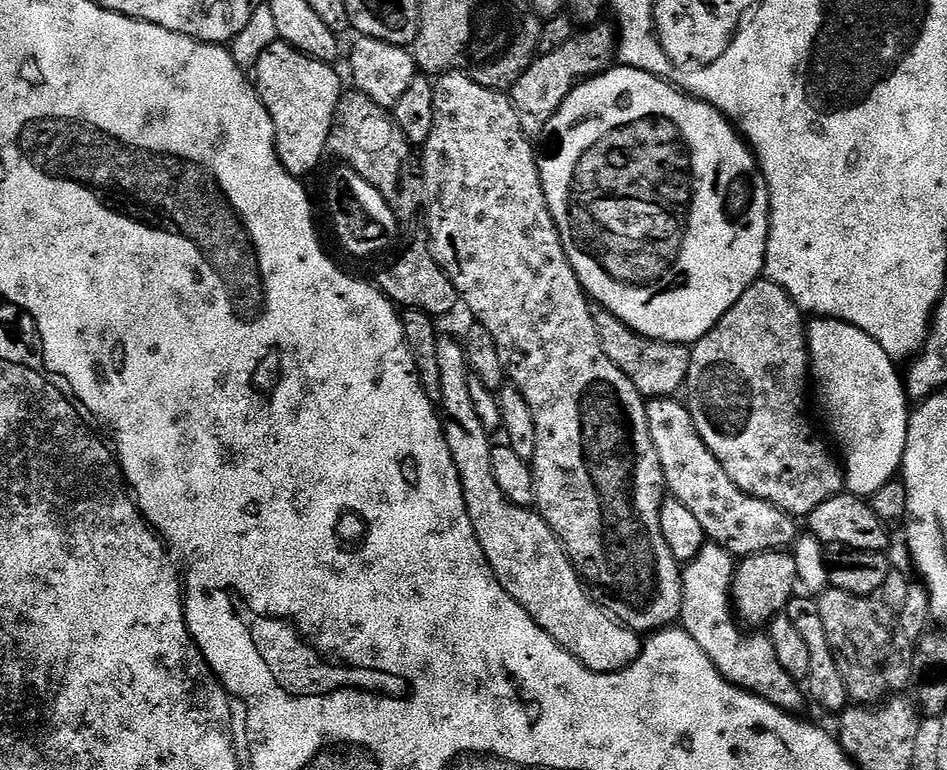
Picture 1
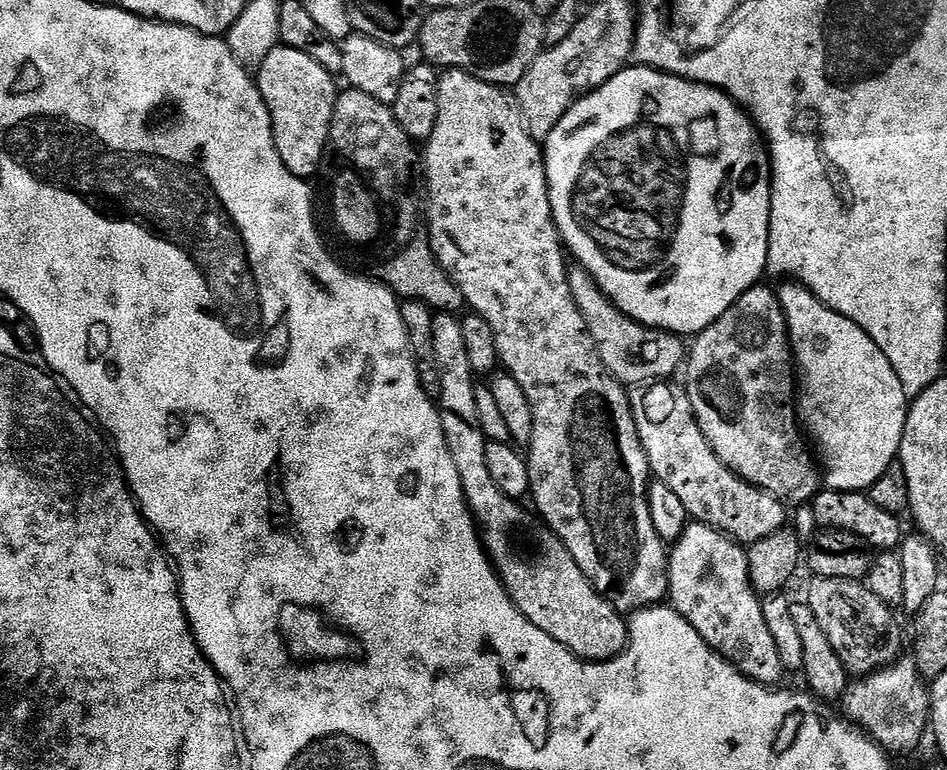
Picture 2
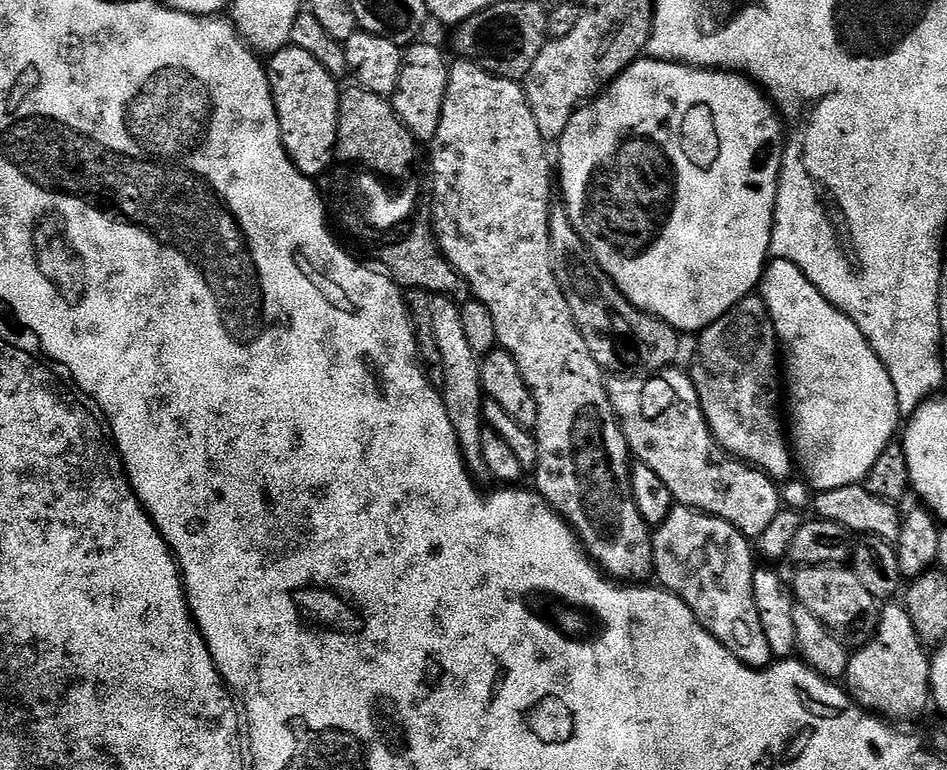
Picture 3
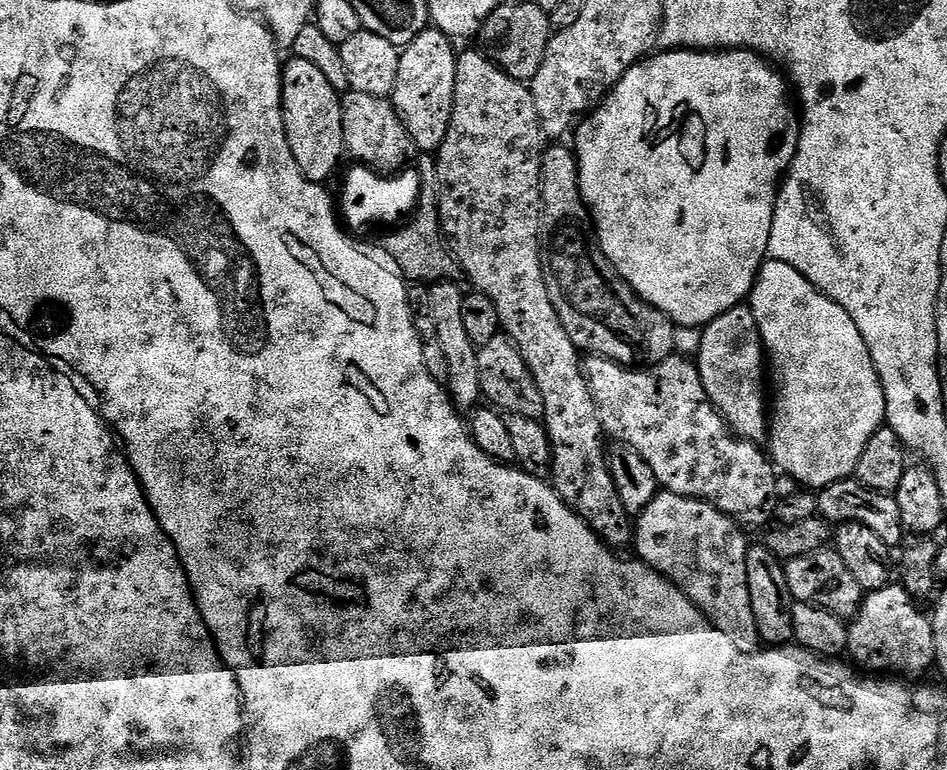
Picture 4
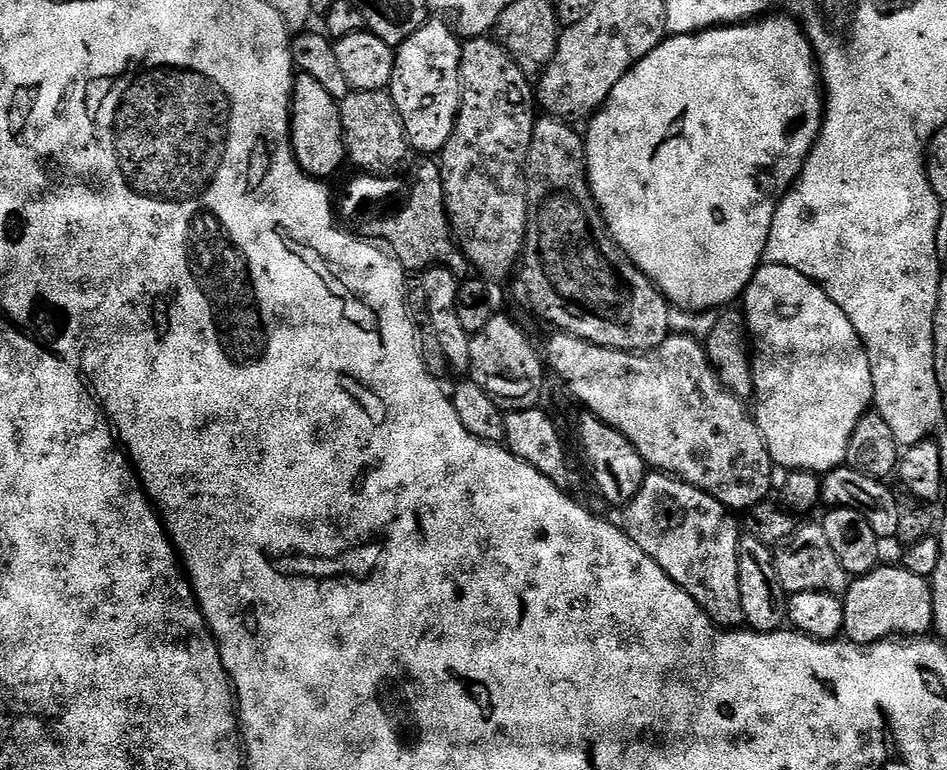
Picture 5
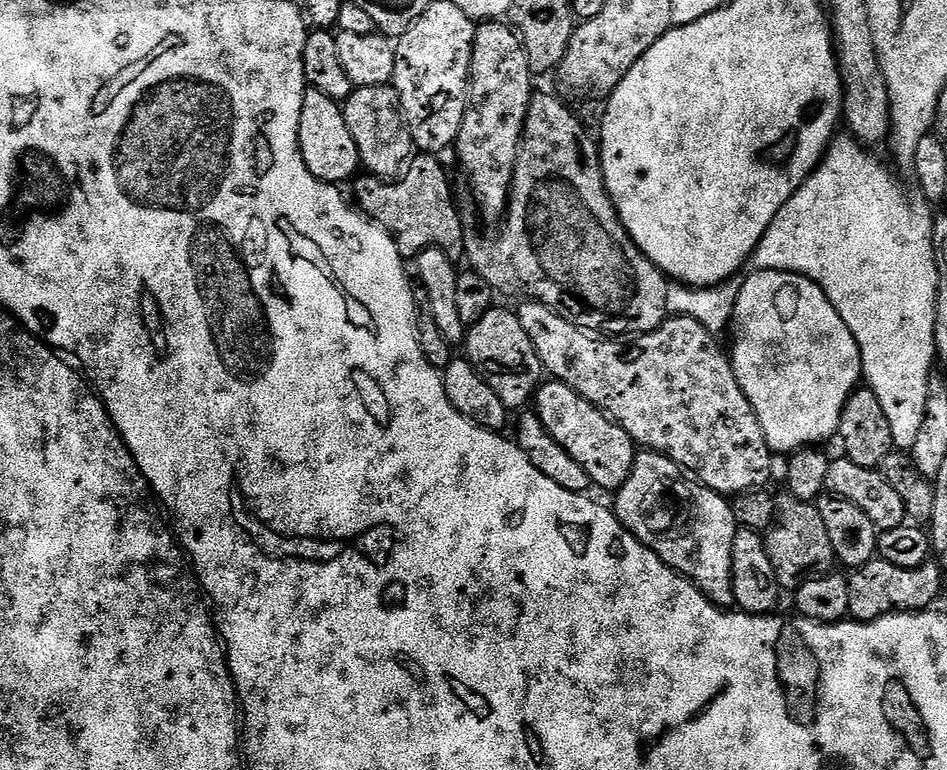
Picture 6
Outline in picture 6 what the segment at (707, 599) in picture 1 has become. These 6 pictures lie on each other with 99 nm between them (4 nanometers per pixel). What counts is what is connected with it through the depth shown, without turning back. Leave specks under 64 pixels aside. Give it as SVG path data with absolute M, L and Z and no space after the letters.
M640 450L636 453L630 478L626 478L620 491L615 493L614 500L614 511L620 525L637 536L654 554L658 554L666 566L687 578L711 604L717 604L725 610L735 605L732 551L738 525L732 513L732 505L725 497L719 496L700 481L689 478L670 458L657 452Z

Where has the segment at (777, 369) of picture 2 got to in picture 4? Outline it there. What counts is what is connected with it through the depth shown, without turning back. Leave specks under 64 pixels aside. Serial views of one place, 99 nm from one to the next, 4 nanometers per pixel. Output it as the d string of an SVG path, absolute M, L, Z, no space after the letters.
M751 307L731 308L704 325L694 363L700 372L708 400L719 410L720 417L729 428L741 440L763 441L770 427L770 408L766 396L764 400L766 353Z

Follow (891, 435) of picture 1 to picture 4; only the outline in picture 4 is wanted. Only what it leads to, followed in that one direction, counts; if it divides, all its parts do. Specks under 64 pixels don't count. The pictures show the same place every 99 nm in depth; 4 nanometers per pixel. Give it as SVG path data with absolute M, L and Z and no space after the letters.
M771 258L765 259L764 263L761 264L756 281L752 284L750 307L754 314L754 322L758 322L758 330L764 343L766 364L770 369L770 388L771 391L772 388L776 391L776 397L773 400L771 397L770 400L770 427L766 437L766 448L770 453L773 465L781 473L789 475L800 486L808 490L819 490L839 480L849 479L856 471L856 463L858 458L862 456L862 450L865 449L866 442L869 441L876 431L885 427L886 424L884 418L886 414L886 400L882 390L882 382L878 378L878 370L870 358L870 350L866 346L858 326L854 326L854 318L850 318L850 314L846 314L846 310L842 310L842 306L835 304L829 296L821 294L806 277L798 274L798 270L794 270L794 266Z

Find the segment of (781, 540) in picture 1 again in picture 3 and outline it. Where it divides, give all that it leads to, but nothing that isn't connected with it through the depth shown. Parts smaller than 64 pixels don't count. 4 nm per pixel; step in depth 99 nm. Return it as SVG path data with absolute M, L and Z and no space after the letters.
M675 366L657 372L647 378L625 378L613 375L607 381L608 397L620 429L628 443L628 451L639 463L650 466L663 484L670 490L673 501L677 505L693 508L695 512L704 512L708 516L716 516L719 520L730 522L734 530L743 536L755 538L769 528L770 522L778 518L782 511L781 489L777 481L758 468L735 459L714 438L710 426L704 417L704 411L698 398L698 390L694 386L691 375Z

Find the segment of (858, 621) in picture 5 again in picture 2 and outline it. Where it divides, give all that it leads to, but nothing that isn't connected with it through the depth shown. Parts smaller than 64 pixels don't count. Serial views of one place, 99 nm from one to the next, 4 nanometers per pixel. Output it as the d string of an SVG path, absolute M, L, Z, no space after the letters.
M901 658L869 676L853 679L842 697L843 704L843 715L889 754L912 752L929 735L930 688L912 658Z

